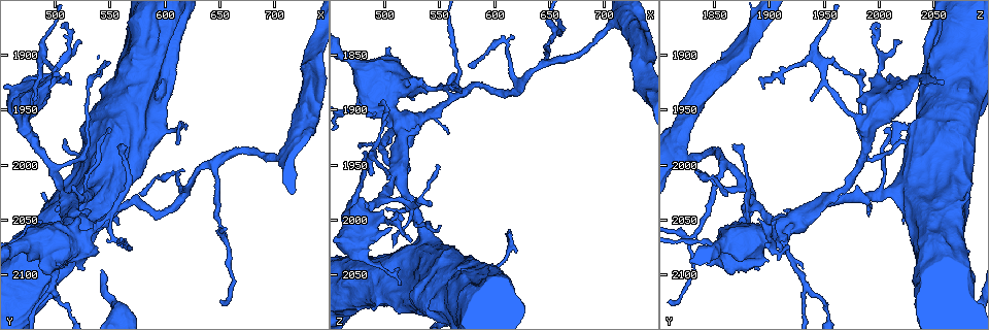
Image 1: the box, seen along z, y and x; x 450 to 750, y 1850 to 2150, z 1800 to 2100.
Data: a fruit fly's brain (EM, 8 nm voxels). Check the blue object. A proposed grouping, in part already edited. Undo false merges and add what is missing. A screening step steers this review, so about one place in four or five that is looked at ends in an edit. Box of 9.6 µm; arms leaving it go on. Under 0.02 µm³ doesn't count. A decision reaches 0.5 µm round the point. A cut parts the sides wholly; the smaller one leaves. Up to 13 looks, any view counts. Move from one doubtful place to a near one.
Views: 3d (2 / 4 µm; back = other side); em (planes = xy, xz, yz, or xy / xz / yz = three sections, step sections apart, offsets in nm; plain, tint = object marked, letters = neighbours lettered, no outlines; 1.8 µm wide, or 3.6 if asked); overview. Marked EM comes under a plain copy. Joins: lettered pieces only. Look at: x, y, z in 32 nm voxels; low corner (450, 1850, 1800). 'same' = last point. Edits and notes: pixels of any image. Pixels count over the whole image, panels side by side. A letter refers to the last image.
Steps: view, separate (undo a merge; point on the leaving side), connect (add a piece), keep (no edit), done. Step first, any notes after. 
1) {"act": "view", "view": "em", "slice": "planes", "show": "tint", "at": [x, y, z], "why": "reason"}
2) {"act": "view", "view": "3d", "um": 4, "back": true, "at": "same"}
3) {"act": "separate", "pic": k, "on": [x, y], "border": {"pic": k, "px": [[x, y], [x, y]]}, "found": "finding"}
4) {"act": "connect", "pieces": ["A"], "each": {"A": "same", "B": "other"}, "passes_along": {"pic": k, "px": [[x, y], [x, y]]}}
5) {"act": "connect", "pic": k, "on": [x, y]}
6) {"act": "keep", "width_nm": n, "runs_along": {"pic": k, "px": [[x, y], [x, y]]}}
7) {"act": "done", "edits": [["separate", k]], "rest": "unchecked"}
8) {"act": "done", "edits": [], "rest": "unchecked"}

{"act": "view", "view": "3d", "um": 4, "at": [514, 2032, 1958], "why": "three arms meet"}

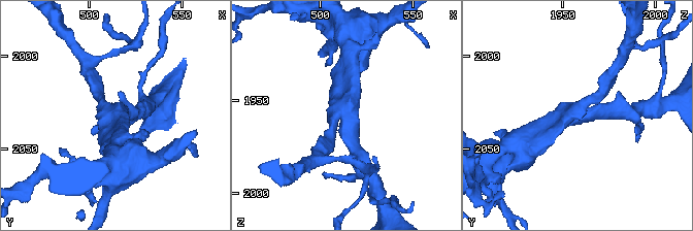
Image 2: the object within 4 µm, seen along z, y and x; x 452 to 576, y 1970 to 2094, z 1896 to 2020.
{"act": "view", "view": "em", "slice": "planes", "show": "letters", "at": [515, 2031, 1959], "why": "need the tissue"}

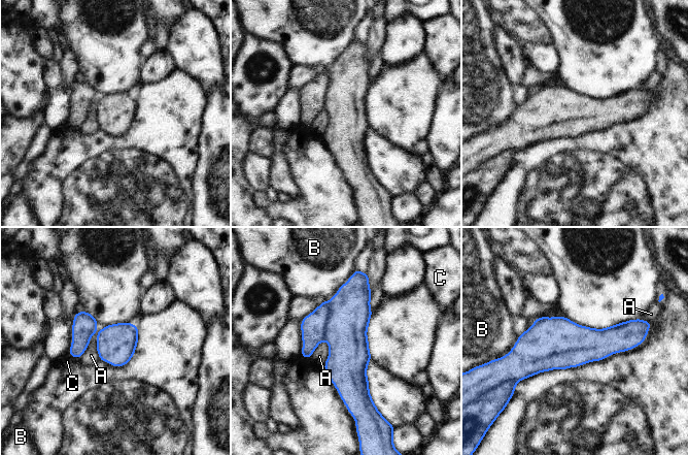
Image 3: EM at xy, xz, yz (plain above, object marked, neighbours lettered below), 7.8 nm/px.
{"act": "separate", "pic": 3, "on": [313, 326], "width_nm": 300, "each": {"A": "other", "B": "other", "C": "other"}, "border": {"pic": 3, "px": [[328, 301], [331, 317], [325, 338]]}, "found": "a second neuron is stuck on"}

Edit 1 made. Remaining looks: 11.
{"act": "view", "view": "em", "um": 3.6, "slice": "planes", "show": "letters", "at": [540, 2024, 2024], "why": "sharp bend"}

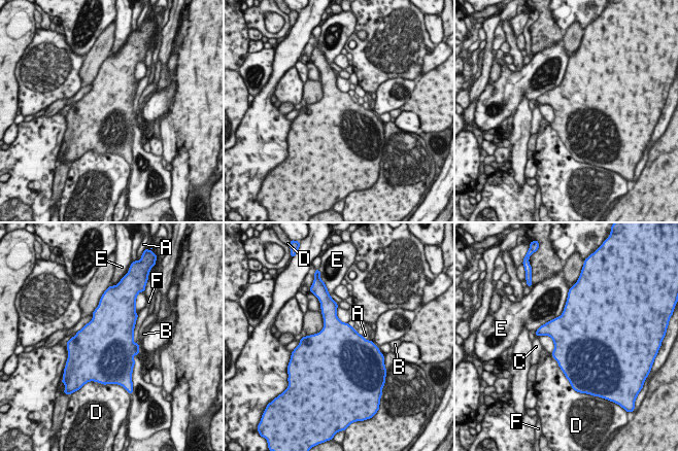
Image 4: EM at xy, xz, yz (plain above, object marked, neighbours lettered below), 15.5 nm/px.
{"act": "keep", "each": {"A": "other", "B": "other", "C": "other", "D": "other", "E": "other", "F": "other"}, "found": "one neuron here"}

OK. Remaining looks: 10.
{"act": "view", "view": "em", "um": 3.6, "slice": "yz", "step": 4, "show": "tint", "at": [538, 1970, 2084], "why": "closes a loop"}

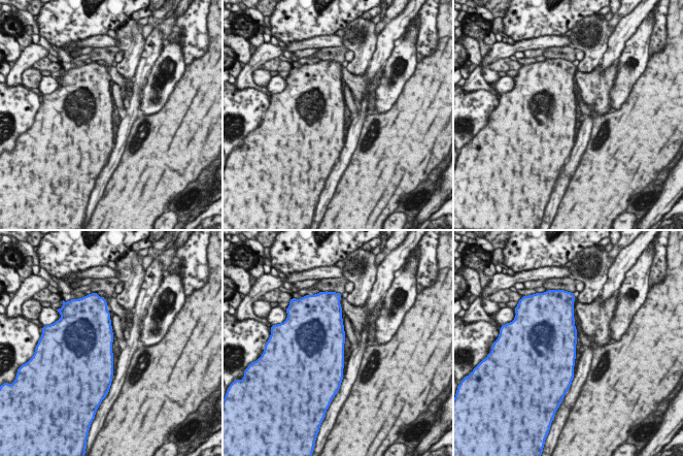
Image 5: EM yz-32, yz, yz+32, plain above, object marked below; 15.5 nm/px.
{"act": "view", "view": "em", "um": 3.6, "slice": "planes", "show": "tint", "at": "same"}

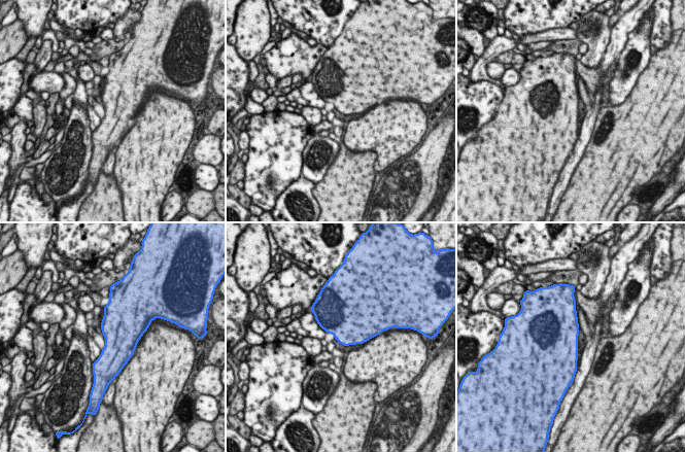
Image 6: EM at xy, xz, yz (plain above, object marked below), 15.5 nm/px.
{"act": "view", "view": "em", "um": 3.6, "slice": "planes", "show": "letters", "at": "same", "why": "what lies round it"}

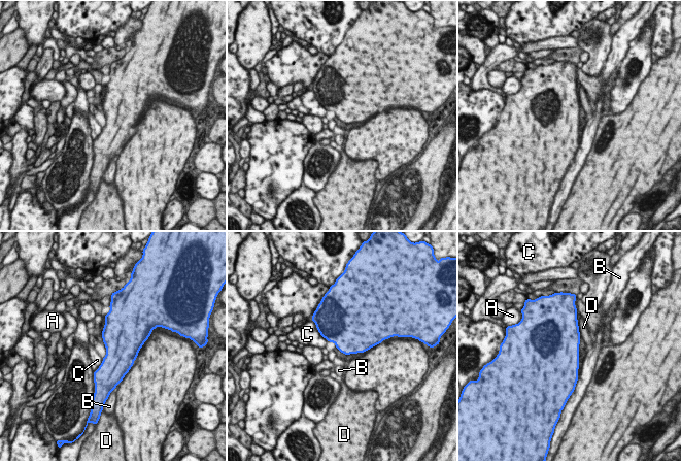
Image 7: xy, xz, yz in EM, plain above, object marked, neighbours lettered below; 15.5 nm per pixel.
{"act": "keep", "width_nm": 460, "each": {"A": "other", "B": "other", "C": "other", "D": "other"}, "border": {"pic": 7, "px": [[577, 322], [580, 334]]}, "found": "continuous, no second neuron"}

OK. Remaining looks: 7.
{"act": "done", "edits": [["separate", 3]], "rest": "unchecked"}

